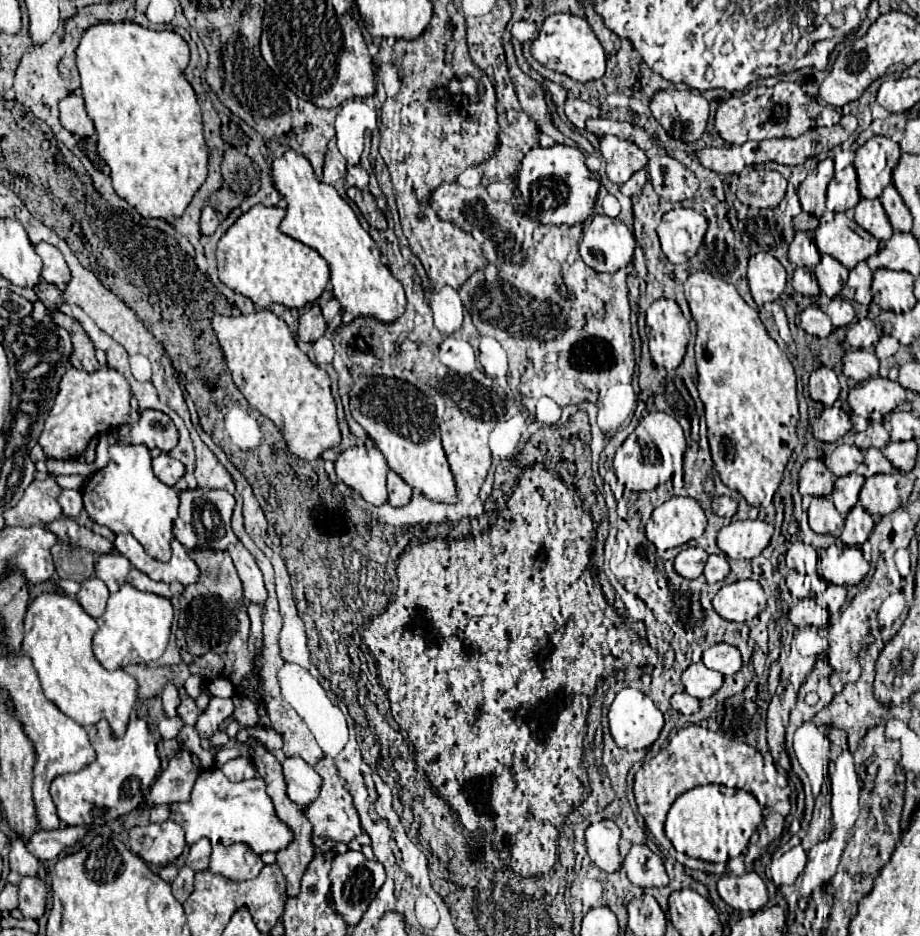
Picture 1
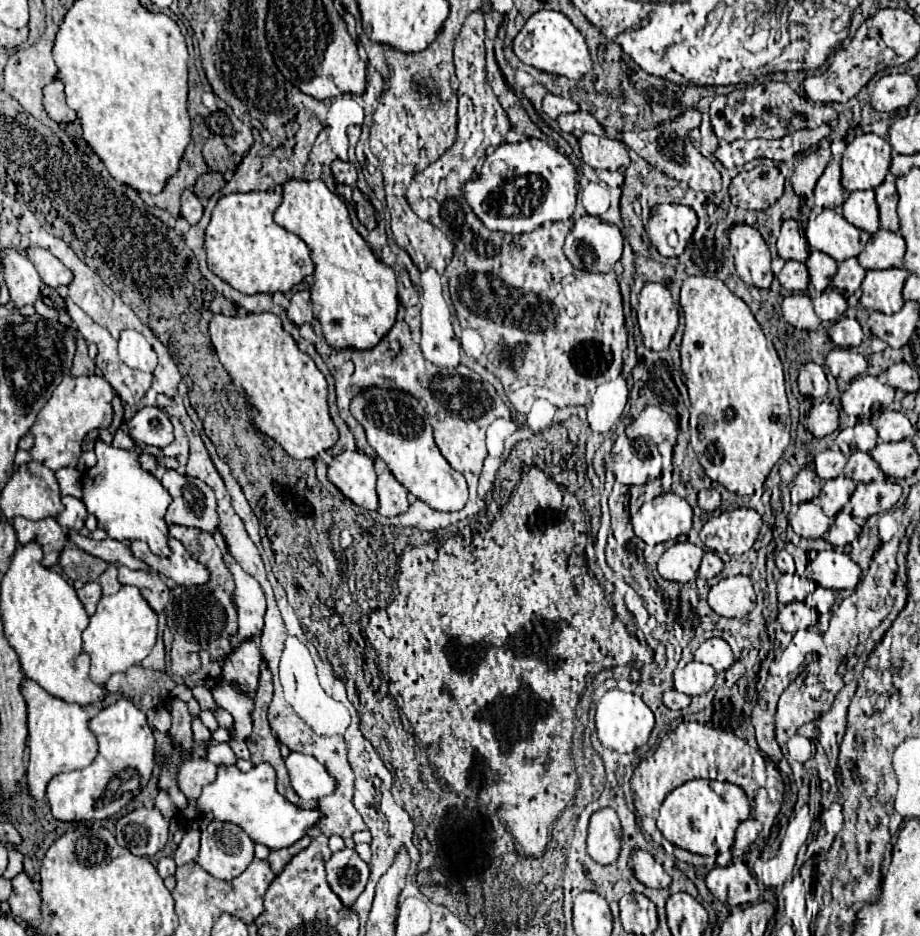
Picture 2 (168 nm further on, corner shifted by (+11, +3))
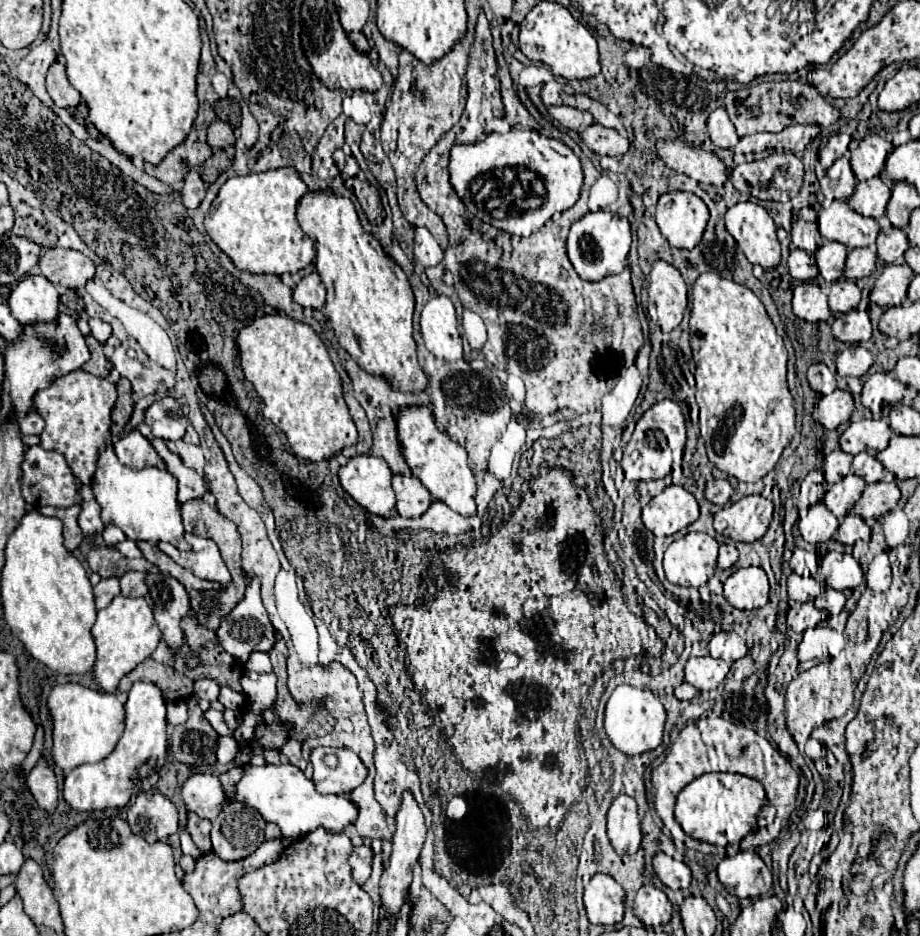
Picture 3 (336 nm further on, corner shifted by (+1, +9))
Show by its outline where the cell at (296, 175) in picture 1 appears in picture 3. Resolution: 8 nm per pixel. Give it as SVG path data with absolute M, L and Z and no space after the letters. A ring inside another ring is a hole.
M310 192L300 200L298 222L302 230L316 244L316 270L326 286L324 314L338 338L338 344L372 376L380 376L400 392L422 392L428 386L428 378L422 372L416 358L416 342L412 338L412 312L414 294L402 268L382 250L380 242L368 234L354 210L354 204L342 196L330 196L330 192Z

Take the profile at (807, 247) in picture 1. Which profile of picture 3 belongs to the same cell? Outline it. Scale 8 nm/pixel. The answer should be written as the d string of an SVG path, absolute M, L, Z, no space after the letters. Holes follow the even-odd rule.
M802 208L794 222L792 222L792 244L796 248L802 248L810 254L814 254L820 244L824 242L824 238L818 232L818 224L816 224L816 212L812 208Z

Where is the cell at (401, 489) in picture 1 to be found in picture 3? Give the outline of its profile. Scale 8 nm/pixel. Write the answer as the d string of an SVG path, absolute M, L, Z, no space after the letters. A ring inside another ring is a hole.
M394 476L392 488L396 492L396 510L404 518L422 516L432 504L430 492L414 476Z

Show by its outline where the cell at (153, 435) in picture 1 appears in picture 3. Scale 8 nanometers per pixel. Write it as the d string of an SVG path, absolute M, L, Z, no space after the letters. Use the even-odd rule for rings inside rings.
M166 396L162 400L156 400L146 410L146 424L152 428L152 434L156 438L176 442L184 436L188 418L184 416L184 412L176 400L172 396Z

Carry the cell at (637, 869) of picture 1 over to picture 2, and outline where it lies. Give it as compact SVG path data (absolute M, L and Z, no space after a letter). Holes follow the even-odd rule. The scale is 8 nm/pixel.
M632 850L628 868L634 872L636 880L642 882L648 888L668 888L670 886L670 876L664 872L660 864L646 852L646 850Z

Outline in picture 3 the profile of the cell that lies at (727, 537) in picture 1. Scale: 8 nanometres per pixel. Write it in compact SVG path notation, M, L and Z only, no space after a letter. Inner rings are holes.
M758 494L744 496L714 516L714 528L734 542L756 542L766 534L772 522L772 510L768 498Z

